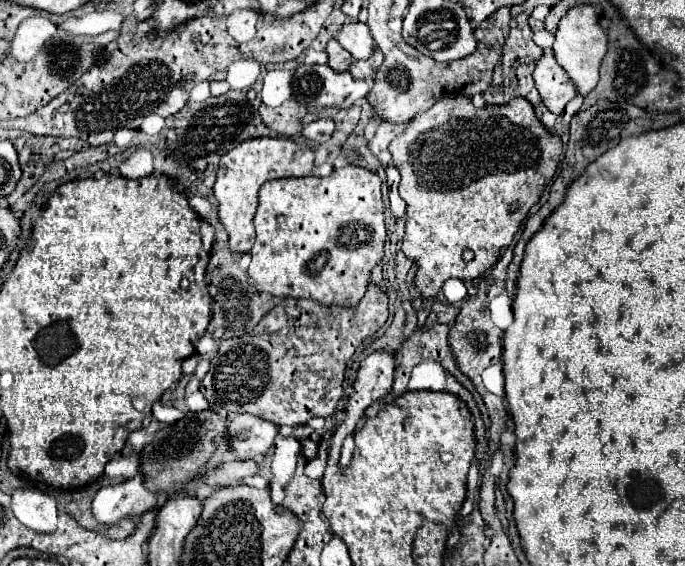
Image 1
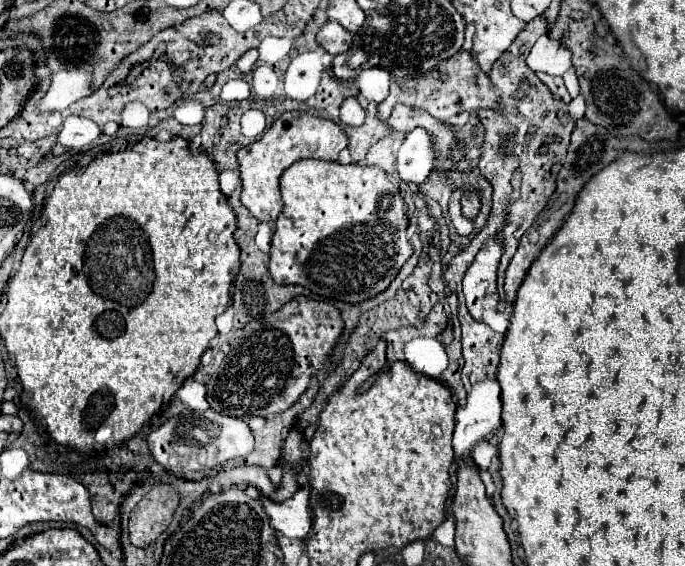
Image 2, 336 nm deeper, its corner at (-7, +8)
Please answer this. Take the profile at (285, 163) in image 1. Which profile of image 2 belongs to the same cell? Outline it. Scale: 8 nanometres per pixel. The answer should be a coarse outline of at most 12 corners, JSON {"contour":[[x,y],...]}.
{"contour":[[285,112],[237,154],[241,202],[259,222],[283,210],[281,174],[339,160],[333,120]]}

